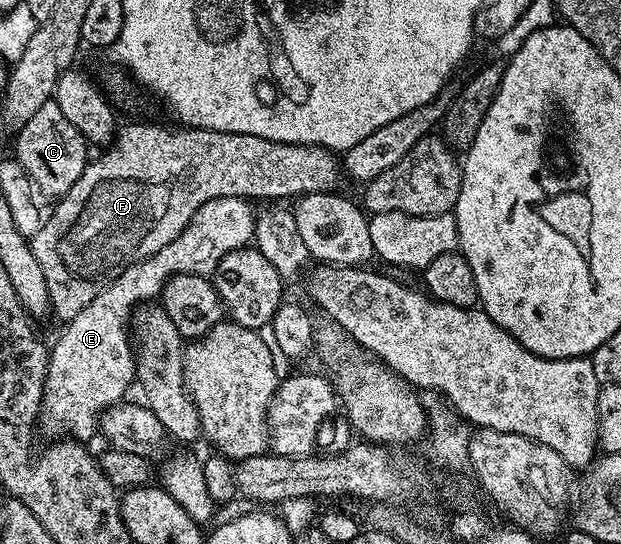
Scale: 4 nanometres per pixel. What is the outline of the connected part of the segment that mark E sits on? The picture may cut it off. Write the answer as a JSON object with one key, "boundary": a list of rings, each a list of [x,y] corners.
{"boundary":[[[236,196],[235,198],[215,198],[211,202],[203,202],[199,210],[187,222],[183,234],[175,238],[175,242],[167,242],[163,250],[151,254],[138,264],[131,265],[115,282],[111,282],[73,320],[64,325],[61,337],[51,344],[49,354],[49,370],[45,379],[45,394],[41,399],[41,414],[39,417],[40,431],[45,431],[49,438],[65,438],[68,432],[81,432],[84,428],[96,429],[99,417],[109,407],[114,398],[121,398],[135,380],[137,362],[135,348],[131,343],[131,321],[135,309],[142,302],[153,302],[160,297],[163,286],[175,274],[195,274],[209,276],[219,266],[219,262],[231,250],[246,247],[253,240],[253,231],[257,221],[257,212],[248,199]]]}

